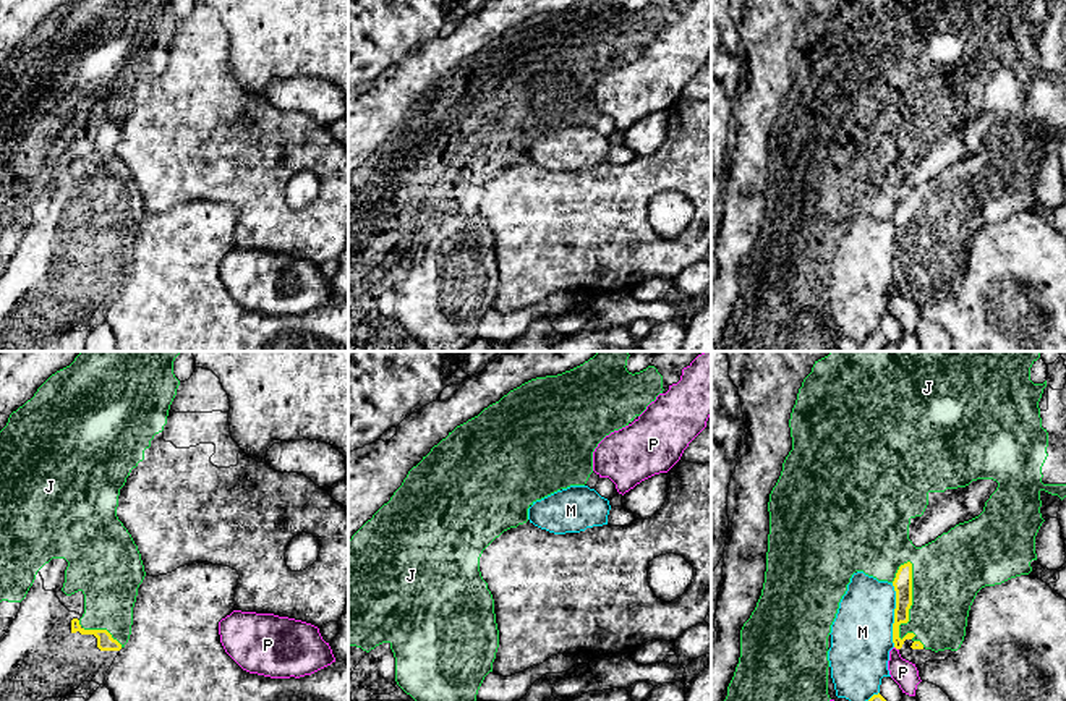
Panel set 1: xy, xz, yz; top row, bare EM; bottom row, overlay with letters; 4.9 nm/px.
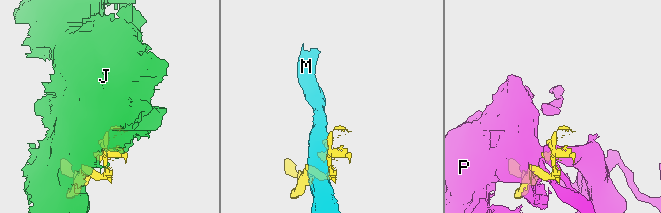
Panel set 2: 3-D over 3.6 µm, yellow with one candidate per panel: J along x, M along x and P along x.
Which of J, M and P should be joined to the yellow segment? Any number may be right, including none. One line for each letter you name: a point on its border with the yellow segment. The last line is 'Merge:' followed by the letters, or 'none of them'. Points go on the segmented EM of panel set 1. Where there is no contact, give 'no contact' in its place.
Merge: none of them

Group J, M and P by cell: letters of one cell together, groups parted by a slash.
J P / M

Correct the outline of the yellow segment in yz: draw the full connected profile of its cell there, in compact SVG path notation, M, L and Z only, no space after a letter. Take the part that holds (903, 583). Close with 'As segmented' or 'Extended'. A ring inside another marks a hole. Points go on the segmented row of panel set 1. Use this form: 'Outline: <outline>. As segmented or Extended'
Outline: M907 562L899 567L896 578L893 581L896 591L896 609L893 623L893 643L899 651L901 657L922 665L925 662L944 661L951 657L956 651L932 651L925 649L920 641L914 641L914 633L907 633L902 639L899 638L899 625L909 622L909 609L912 605L912 563Z. Extended

